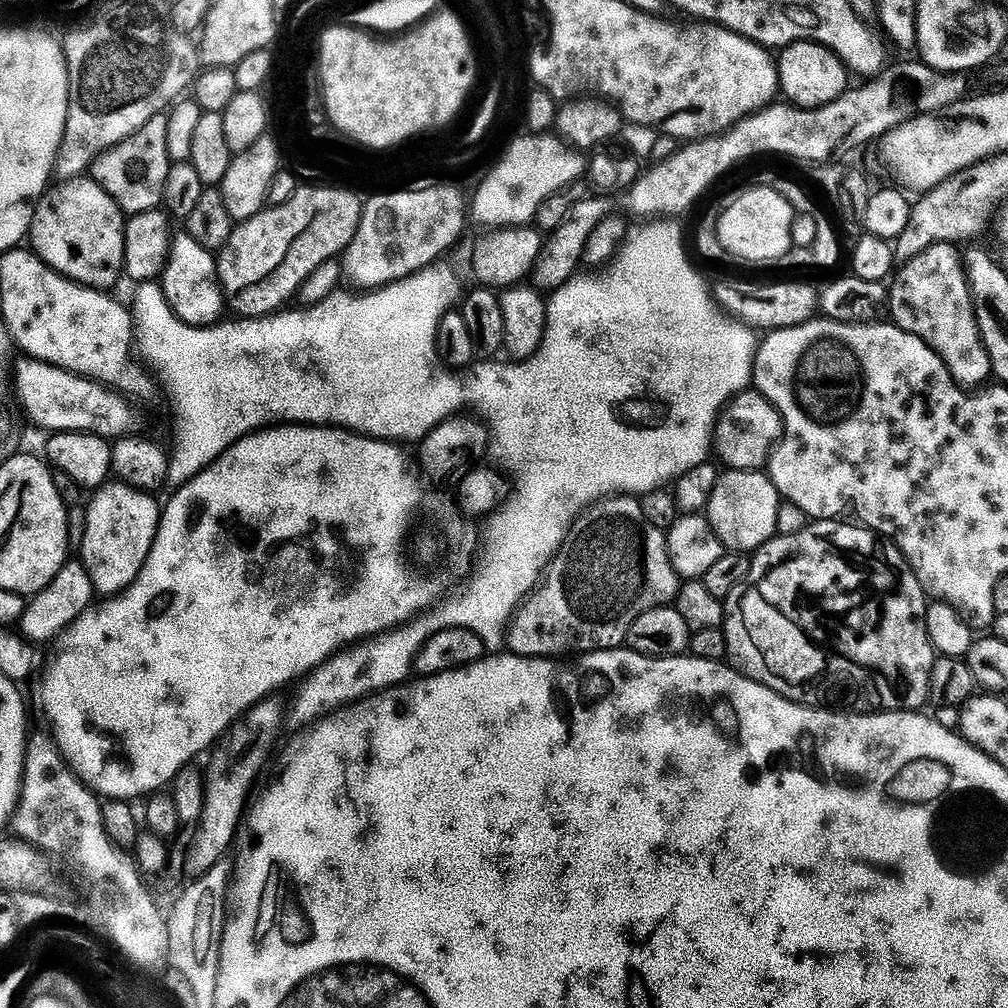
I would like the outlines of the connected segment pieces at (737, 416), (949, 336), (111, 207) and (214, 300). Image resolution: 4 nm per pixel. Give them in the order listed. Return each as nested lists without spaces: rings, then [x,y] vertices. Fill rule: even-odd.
[[[755,390],[736,393],[723,409],[714,429],[714,452],[720,455],[719,463],[725,469],[737,472],[755,472],[768,463],[784,434],[784,420],[780,412],[766,397]]]
[[[948,242],[935,244],[907,261],[891,281],[886,305],[892,311],[891,323],[924,340],[926,346],[942,358],[957,384],[965,390],[972,390],[993,375],[992,363],[980,337],[961,255],[956,254],[950,245]]]
[[[91,178],[68,180],[45,191],[35,205],[30,229],[30,248],[45,264],[49,264],[55,272],[60,272],[66,279],[84,284],[87,288],[112,290],[124,272],[124,233],[126,216],[119,206]]]
[[[186,232],[173,237],[169,256],[160,278],[161,292],[172,311],[185,324],[192,327],[211,327],[223,316],[226,305],[216,274],[216,260],[213,253],[200,243],[194,242]]]

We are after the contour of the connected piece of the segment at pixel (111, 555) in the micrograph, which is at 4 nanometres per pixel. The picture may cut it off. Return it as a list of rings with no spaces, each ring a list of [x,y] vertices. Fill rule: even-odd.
[[[121,482],[105,483],[93,496],[88,508],[86,504],[86,530],[78,556],[90,574],[93,589],[99,595],[101,592],[101,597],[111,598],[125,592],[138,578],[156,541],[162,508],[156,505],[155,495]]]

